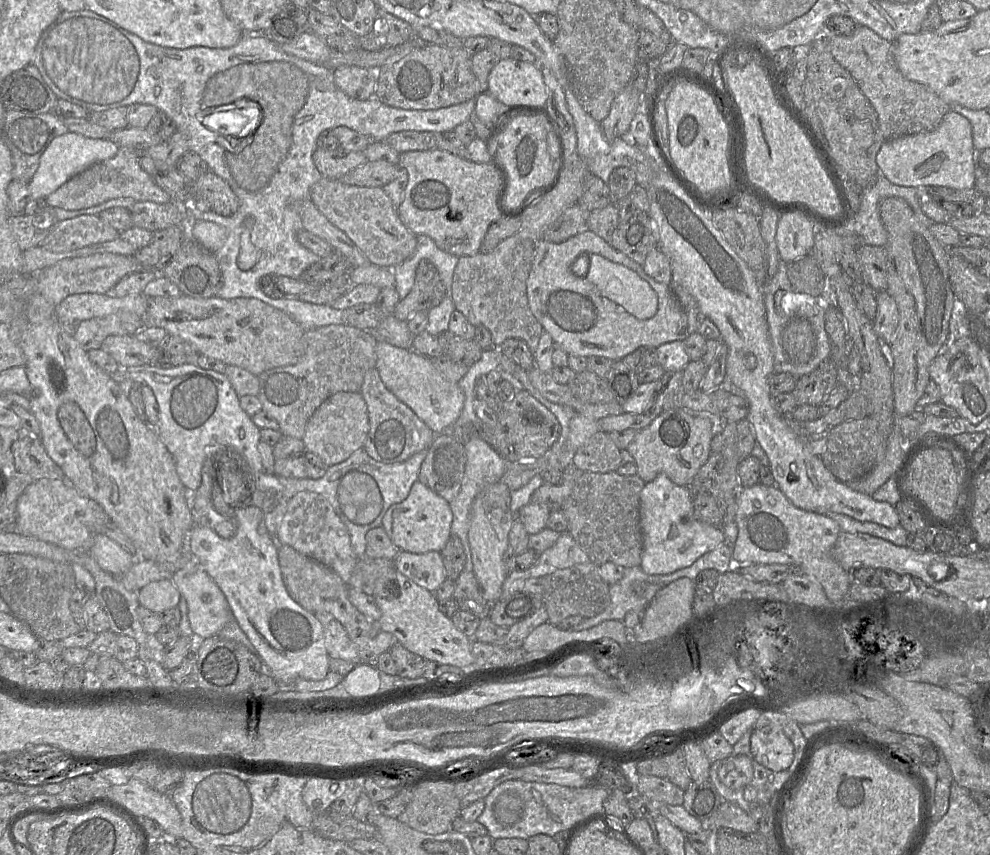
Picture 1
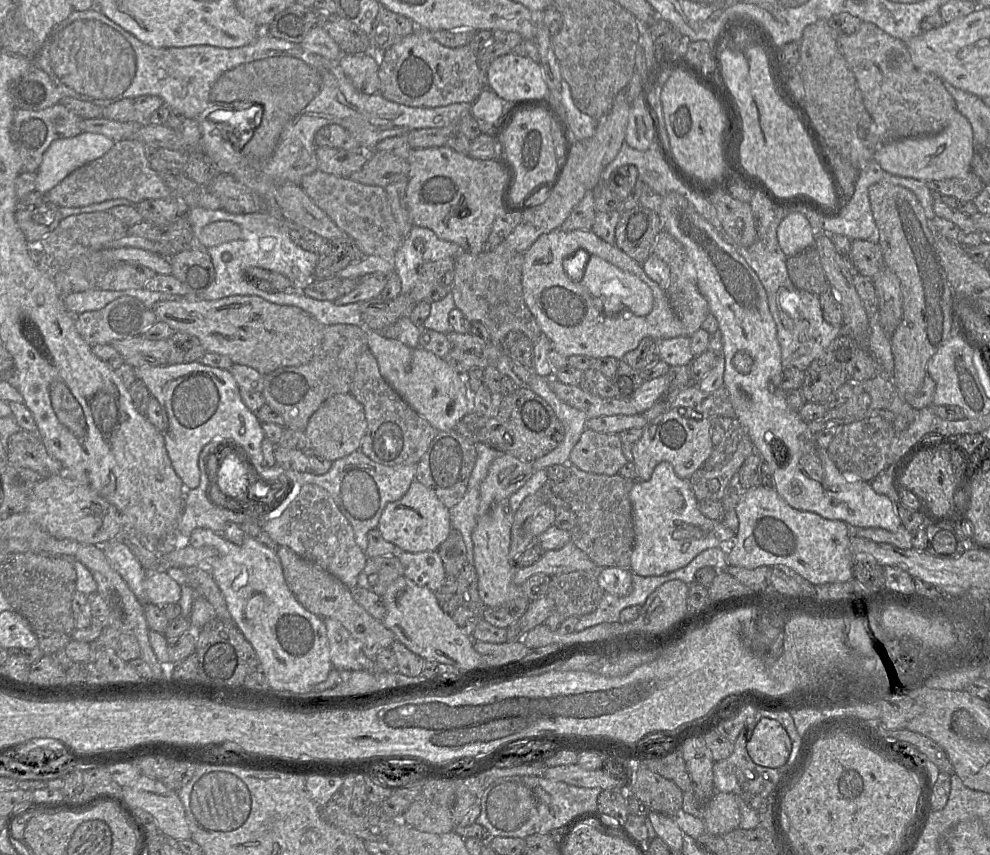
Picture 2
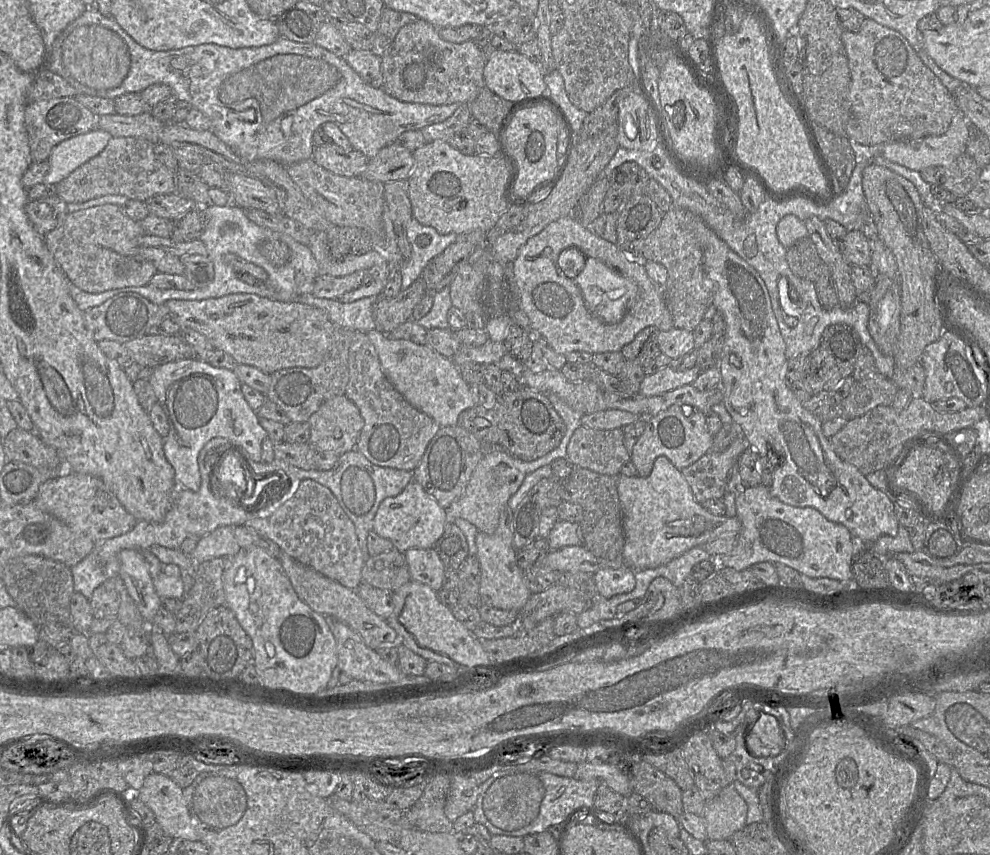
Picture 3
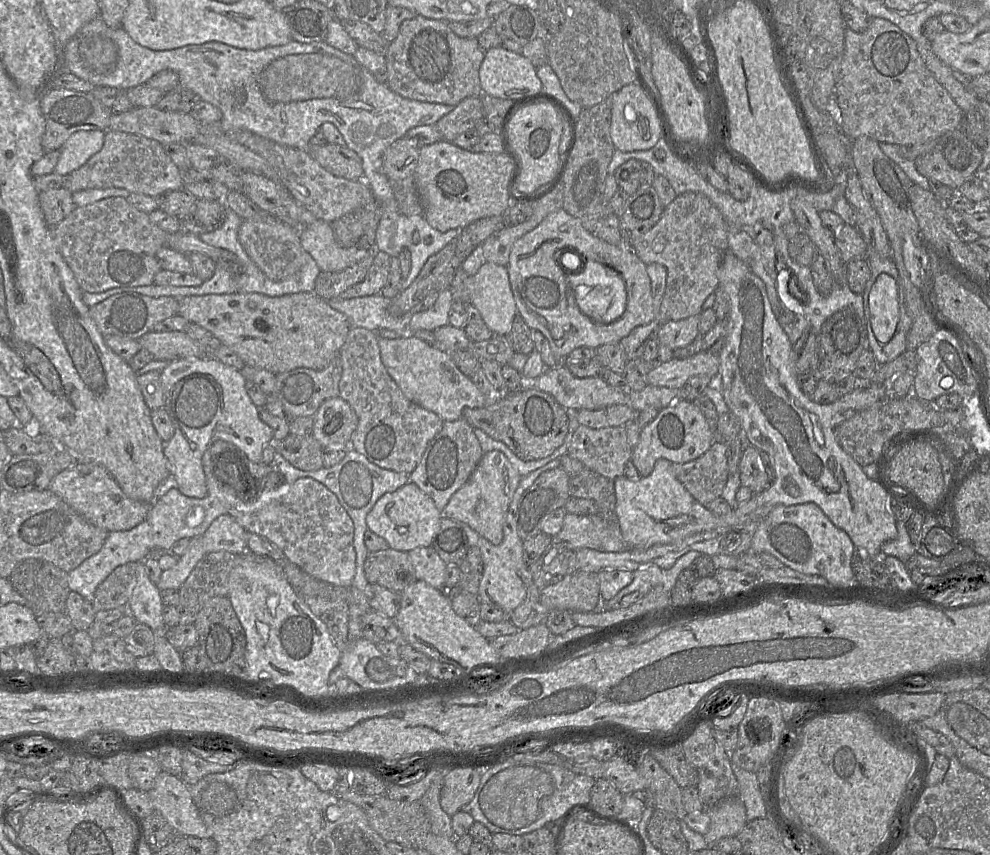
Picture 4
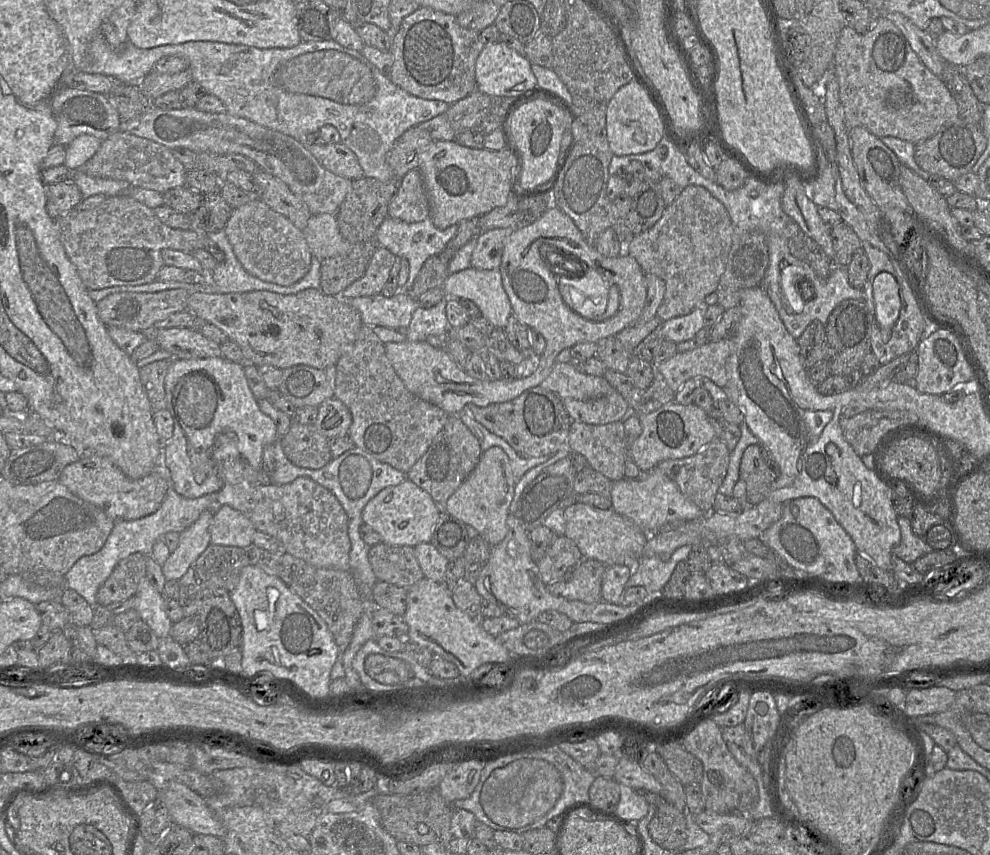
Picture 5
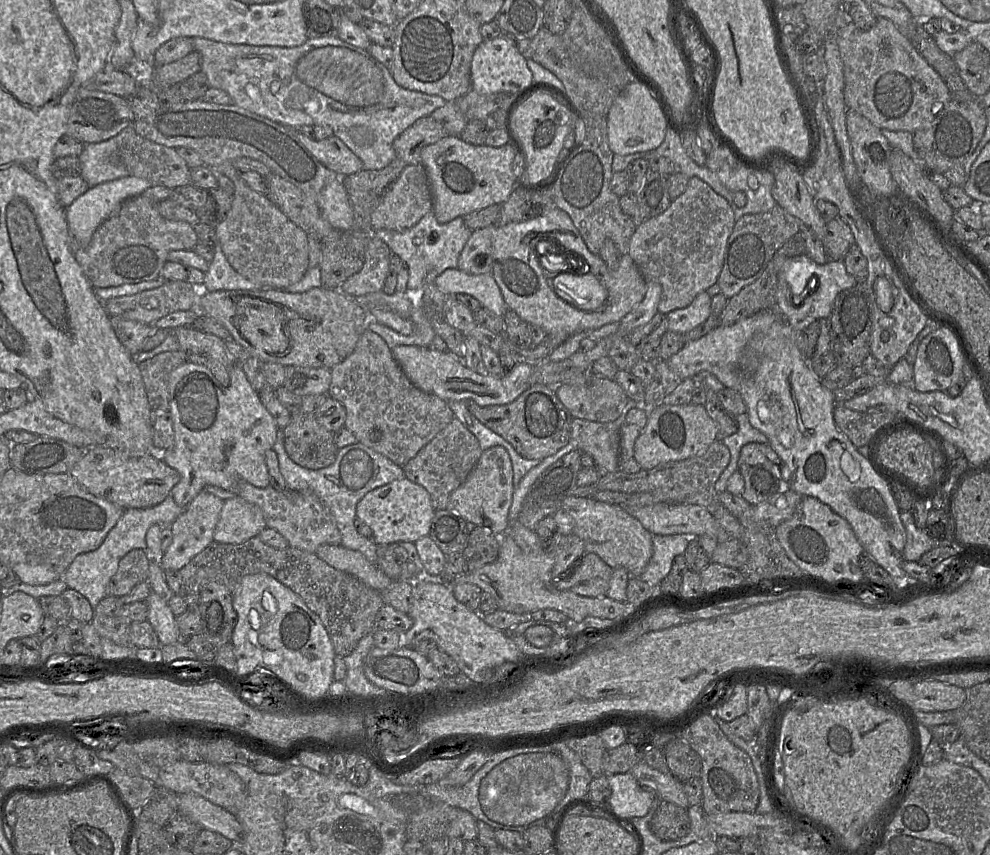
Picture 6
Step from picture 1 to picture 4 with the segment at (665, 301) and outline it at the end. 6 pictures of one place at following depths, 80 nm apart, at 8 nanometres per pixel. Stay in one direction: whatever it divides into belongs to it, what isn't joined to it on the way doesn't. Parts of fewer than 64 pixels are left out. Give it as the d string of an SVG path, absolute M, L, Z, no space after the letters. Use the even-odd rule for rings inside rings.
M560 208L558 210L555 210L553 212L551 212L550 214L548 214L534 229L532 229L531 231L527 232L526 234L524 234L522 237L520 237L518 240L515 241L515 243L513 244L513 247L511 249L511 253L509 256L509 262L507 264L507 270L508 270L508 277L509 277L509 281L510 281L510 285L511 285L511 289L513 292L513 296L517 305L517 315L521 316L522 319L525 321L525 323L531 328L531 330L537 330L540 331L548 340L549 344L550 344L550 348L551 351L553 352L553 354L555 355L555 357L557 359L563 360L565 358L568 357L568 355L576 348L578 347L589 347L592 349L596 349L599 346L602 346L604 344L611 344L611 343L619 343L621 339L623 339L624 337L626 337L627 335L629 335L629 333L636 327L641 326L641 325L646 325L651 323L654 320L657 320L659 318L659 305L656 305L656 303L653 300L652 297L652 292L651 292L651 282L650 282L650 278L647 274L647 270L646 270L646 264L643 263L639 257L636 255L636 253L633 251L633 249L631 247L626 247L625 245L619 244L619 245L612 245L609 244L601 239L599 239L595 234L587 231L581 224L580 220L575 218L574 216L570 215L568 212L566 212L564 209ZM564 251L575 251L578 253L578 255L580 256L580 263L582 260L594 260L596 262L601 263L606 269L613 269L615 272L617 272L618 275L621 275L623 280L625 281L625 285L626 285L626 290L627 290L627 306L625 306L625 310L623 311L623 313L621 314L620 318L618 320L616 320L613 323L610 324L603 324L600 322L596 322L594 320L592 320L591 318L587 317L586 315L584 315L580 309L578 308L570 286L568 284L568 277L567 277L567 273L566 271L567 268L565 267L565 270L561 267L560 265L560 261L561 261L561 257L559 258L560 254L564 253Z

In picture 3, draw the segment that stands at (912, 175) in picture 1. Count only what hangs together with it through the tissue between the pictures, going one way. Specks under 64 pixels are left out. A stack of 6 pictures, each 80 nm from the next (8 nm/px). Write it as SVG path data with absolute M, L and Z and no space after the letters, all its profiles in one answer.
M958 111L943 135L889 142L881 146L878 153L891 162L918 172L930 166L946 167L966 152L969 126L964 114Z

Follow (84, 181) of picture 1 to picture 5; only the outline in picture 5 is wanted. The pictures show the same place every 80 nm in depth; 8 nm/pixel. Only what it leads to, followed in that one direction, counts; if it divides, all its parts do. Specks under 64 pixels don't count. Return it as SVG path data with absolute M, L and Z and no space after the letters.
M120 130L104 140L96 154L77 170L91 177L126 181L130 188L150 189L161 194L173 188L186 186L187 170L169 148Z

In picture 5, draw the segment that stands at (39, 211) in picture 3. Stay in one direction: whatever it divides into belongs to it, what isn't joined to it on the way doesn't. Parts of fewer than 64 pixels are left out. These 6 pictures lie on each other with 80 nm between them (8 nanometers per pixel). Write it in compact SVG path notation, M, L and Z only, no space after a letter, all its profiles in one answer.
M72 180L59 182L46 187L47 213L51 218L58 221L77 208L81 200L81 191Z

